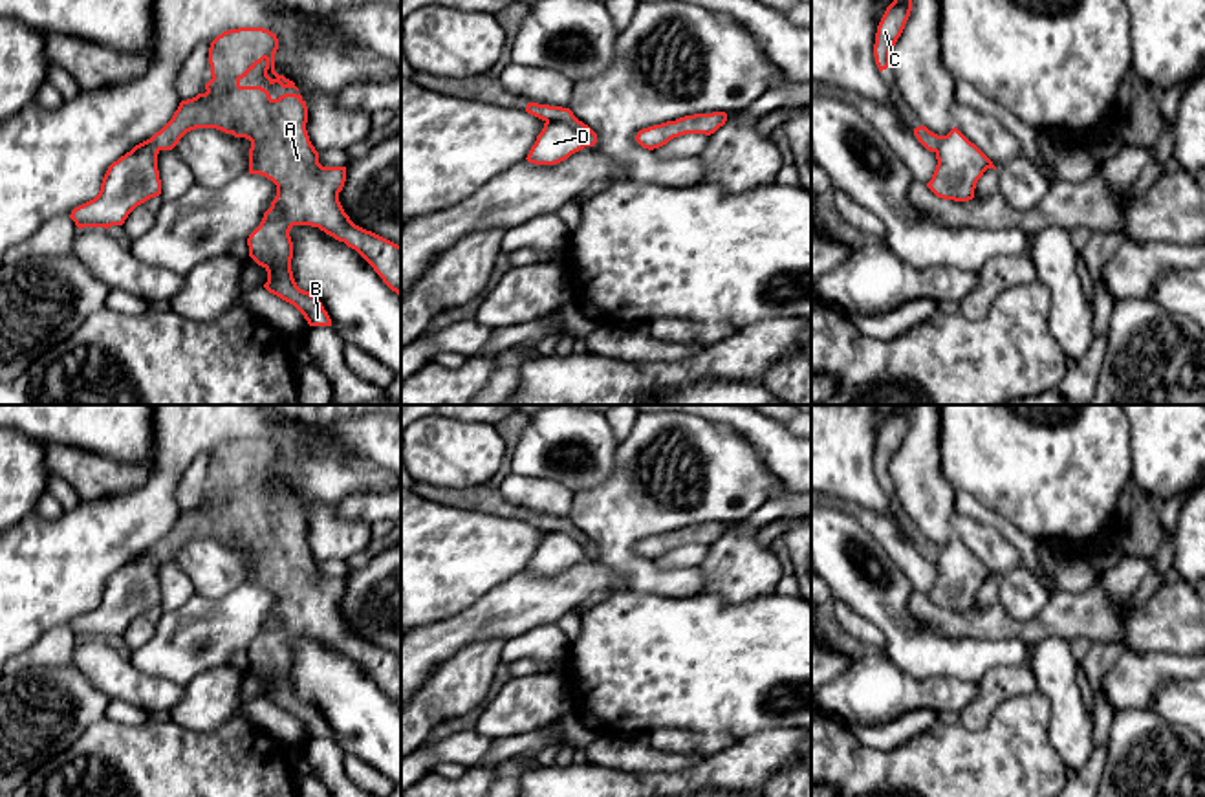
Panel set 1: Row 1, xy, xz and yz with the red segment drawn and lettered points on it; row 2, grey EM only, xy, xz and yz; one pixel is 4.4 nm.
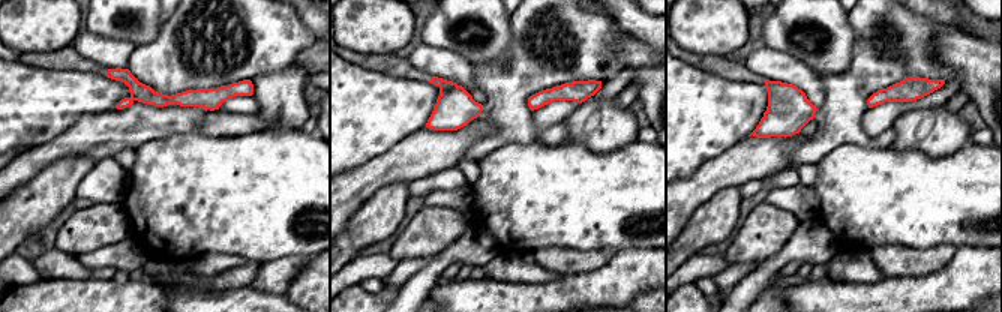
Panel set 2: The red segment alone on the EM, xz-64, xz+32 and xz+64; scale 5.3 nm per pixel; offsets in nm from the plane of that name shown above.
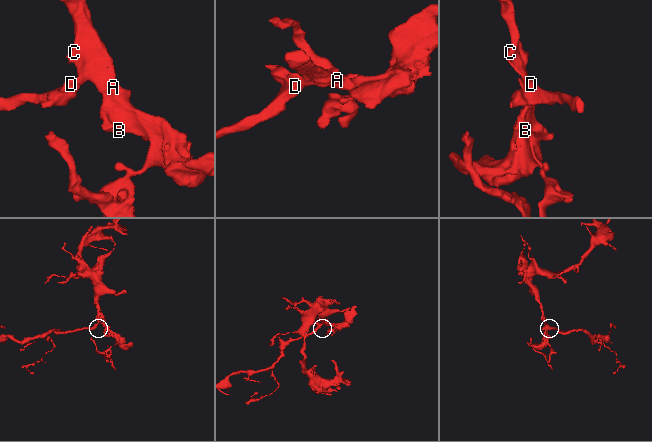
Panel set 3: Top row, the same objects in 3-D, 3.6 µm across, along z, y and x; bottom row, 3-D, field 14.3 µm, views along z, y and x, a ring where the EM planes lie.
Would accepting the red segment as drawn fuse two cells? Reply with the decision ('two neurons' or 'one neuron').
two neurons

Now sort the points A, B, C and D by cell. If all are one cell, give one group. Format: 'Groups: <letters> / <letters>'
Groups: A B C / D

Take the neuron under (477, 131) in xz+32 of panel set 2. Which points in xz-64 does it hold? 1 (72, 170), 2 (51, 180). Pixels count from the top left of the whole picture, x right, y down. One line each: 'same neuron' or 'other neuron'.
1: other neuron
2: other neuron

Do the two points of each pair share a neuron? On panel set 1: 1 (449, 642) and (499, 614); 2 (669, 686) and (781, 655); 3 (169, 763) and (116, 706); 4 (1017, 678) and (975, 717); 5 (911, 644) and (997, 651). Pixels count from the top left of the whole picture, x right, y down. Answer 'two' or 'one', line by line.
1: one
2: one
3: two
4: one
5: one

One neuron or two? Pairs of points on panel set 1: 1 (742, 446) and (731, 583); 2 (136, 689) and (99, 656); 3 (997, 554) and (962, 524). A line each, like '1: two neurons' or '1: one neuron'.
1: two neurons
2: one neuron
3: one neuron

